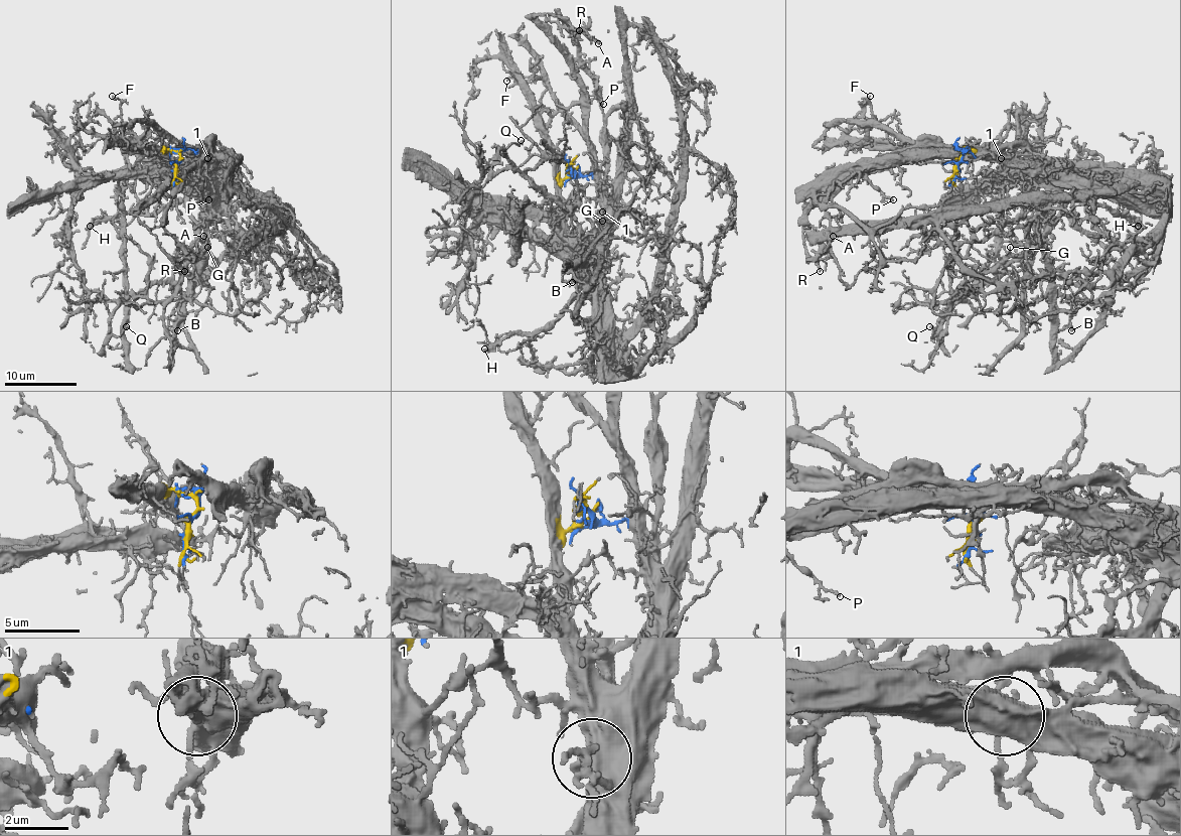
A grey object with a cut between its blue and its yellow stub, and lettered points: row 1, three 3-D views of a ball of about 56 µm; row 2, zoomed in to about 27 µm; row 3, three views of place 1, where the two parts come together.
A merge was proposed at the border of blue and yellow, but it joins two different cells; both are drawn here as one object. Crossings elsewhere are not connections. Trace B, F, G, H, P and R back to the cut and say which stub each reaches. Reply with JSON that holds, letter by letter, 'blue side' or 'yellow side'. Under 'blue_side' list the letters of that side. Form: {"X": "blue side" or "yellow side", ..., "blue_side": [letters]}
{"B": "blue side", "F": "blue side", "G": "blue side", "H": "yellow side", "P": "yellow side", "R": "blue side", "blue_side": ["B", "F", "G", "R"]}

